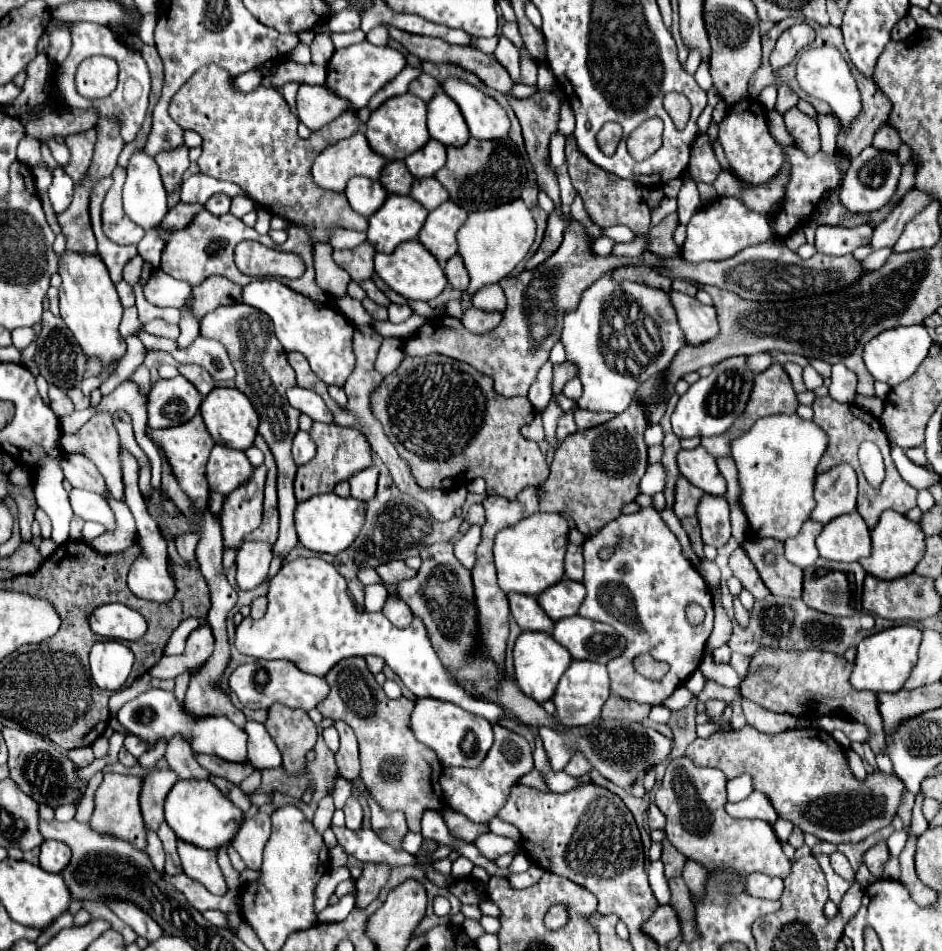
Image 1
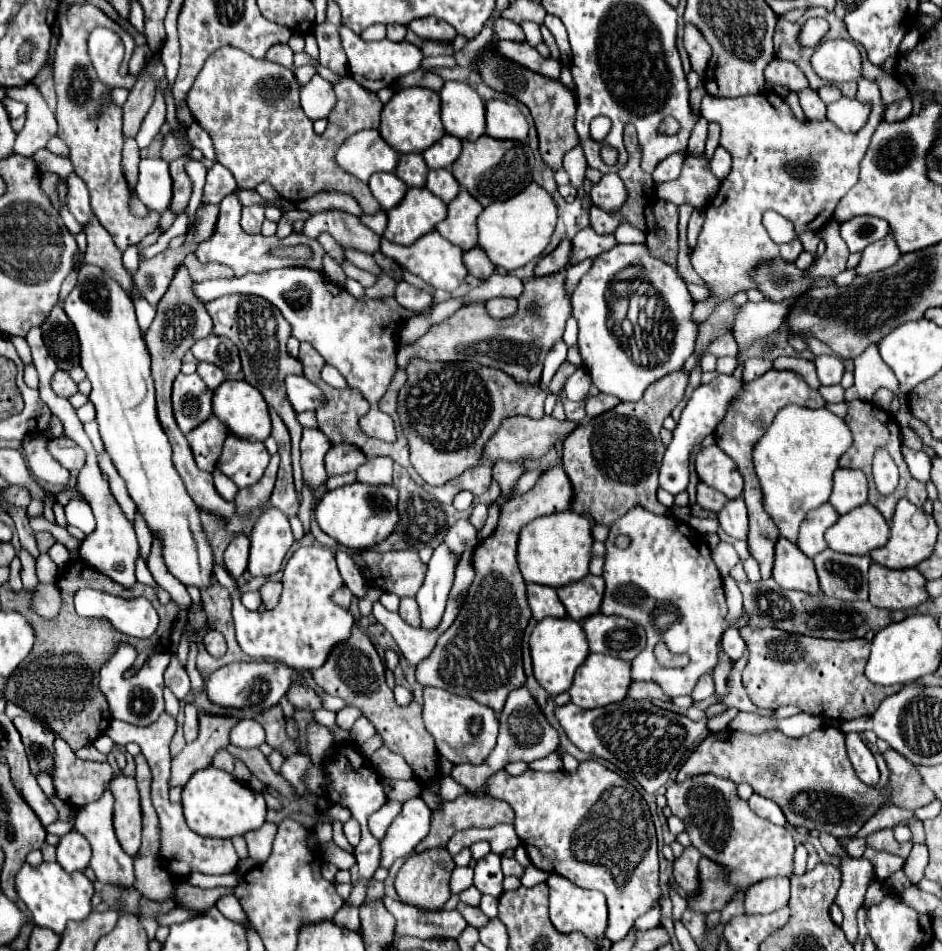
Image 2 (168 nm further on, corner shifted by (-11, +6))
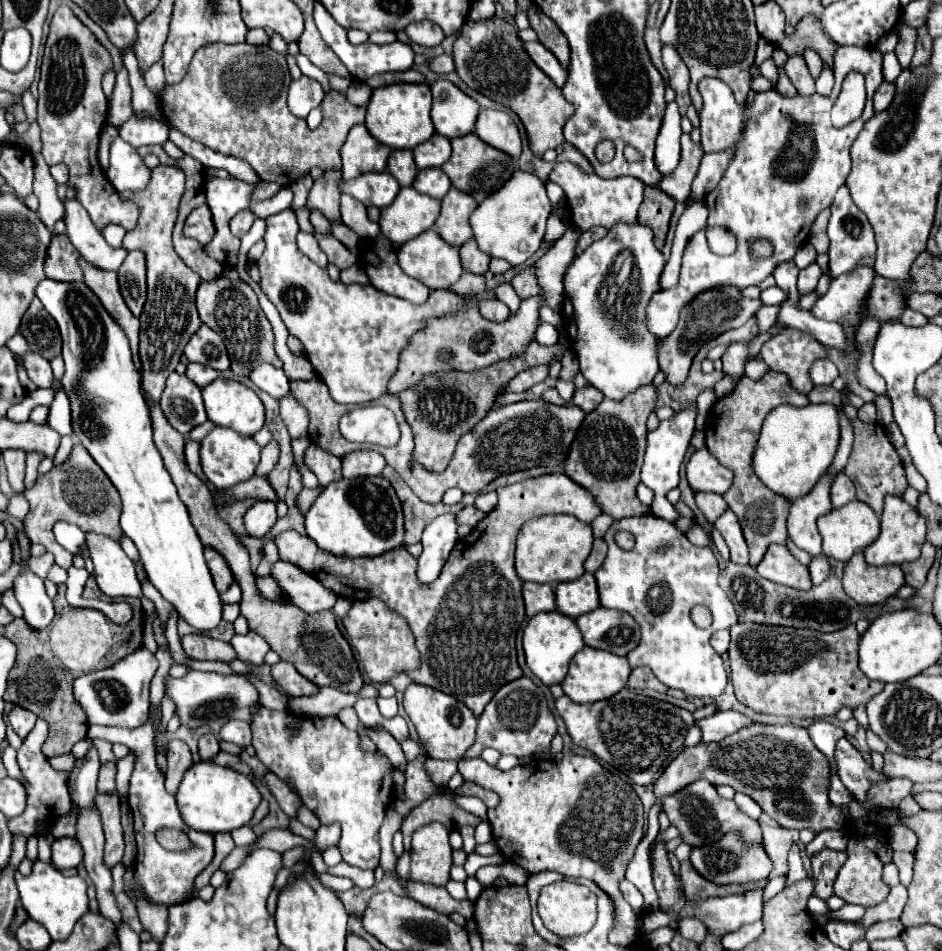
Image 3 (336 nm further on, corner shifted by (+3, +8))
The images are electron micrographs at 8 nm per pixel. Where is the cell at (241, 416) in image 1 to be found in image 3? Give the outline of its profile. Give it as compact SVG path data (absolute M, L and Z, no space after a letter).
M218 377L202 389L202 397L214 425L234 429L244 437L256 435L264 425L264 407L258 395L234 379Z

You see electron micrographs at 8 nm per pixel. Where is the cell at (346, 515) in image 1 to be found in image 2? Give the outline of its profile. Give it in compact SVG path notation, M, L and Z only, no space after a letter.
M352 483L328 491L316 509L320 529L348 549L370 549L382 543L398 523L398 491L392 485Z

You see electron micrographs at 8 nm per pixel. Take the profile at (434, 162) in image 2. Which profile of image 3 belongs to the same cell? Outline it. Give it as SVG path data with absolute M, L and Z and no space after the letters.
M434 133L428 141L420 143L414 149L414 161L418 169L428 169L428 167L440 167L446 163L450 157L450 139Z

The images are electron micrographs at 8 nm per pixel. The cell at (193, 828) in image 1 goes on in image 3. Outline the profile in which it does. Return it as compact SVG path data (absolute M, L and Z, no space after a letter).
M200 761L190 765L190 769L184 773L180 787L176 791L176 801L182 819L190 829L204 833L220 833L248 825L262 797L246 775L230 767L222 767L210 761Z

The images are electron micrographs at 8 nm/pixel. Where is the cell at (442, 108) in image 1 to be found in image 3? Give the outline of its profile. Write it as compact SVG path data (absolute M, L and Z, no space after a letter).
M438 79L432 89L432 123L436 133L454 139L472 133L478 117L478 103L460 91L452 81Z

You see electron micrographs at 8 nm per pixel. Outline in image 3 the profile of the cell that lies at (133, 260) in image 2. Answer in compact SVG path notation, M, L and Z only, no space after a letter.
M112 225L112 227L106 227L104 229L104 239L108 241L108 245L112 245L112 247L122 247L122 239L124 239L124 229L122 227L116 227L116 225Z

